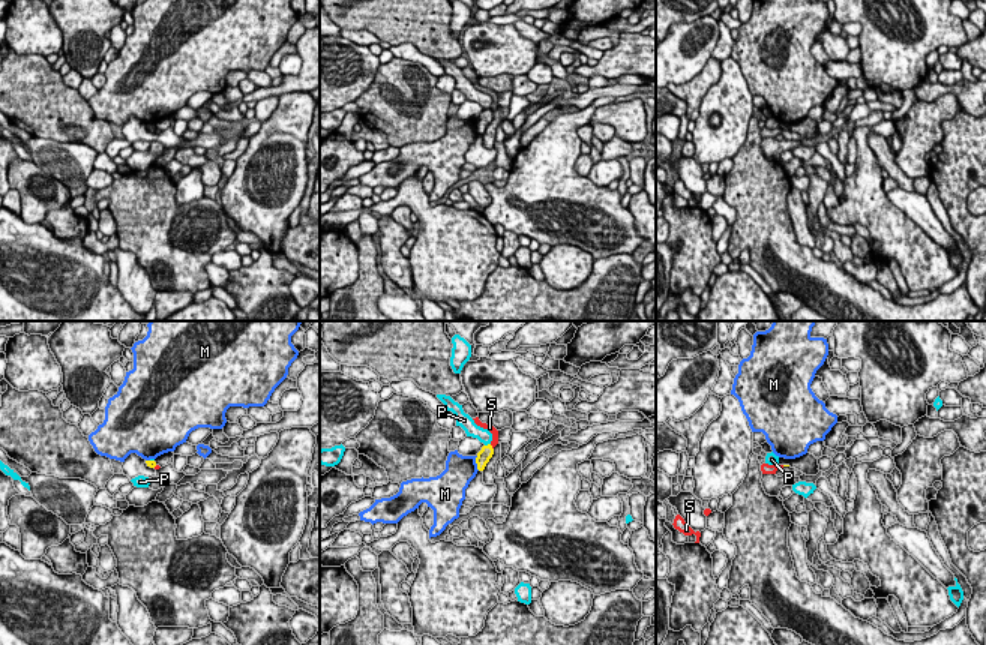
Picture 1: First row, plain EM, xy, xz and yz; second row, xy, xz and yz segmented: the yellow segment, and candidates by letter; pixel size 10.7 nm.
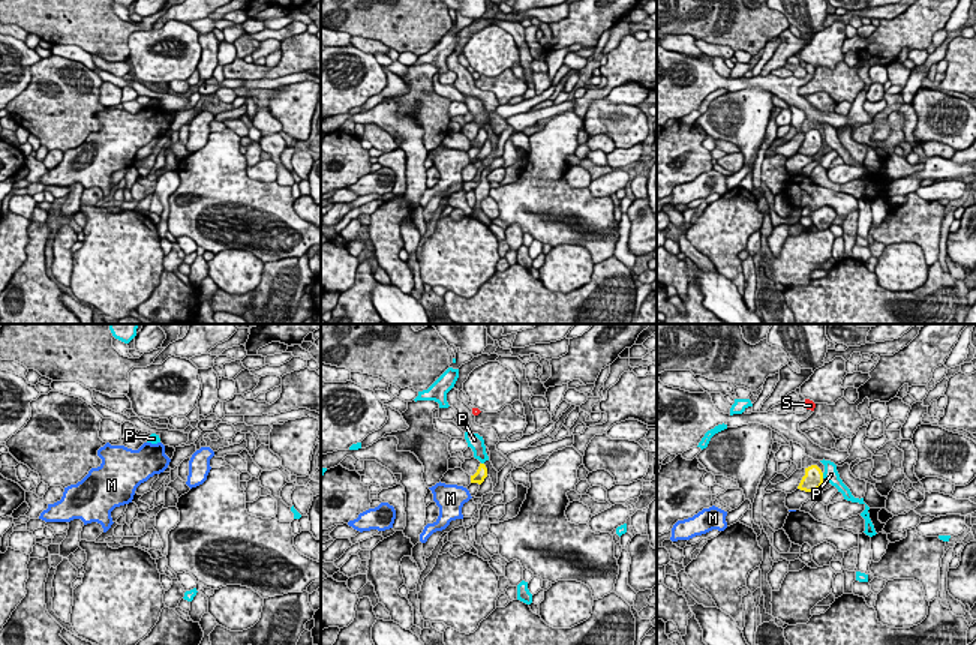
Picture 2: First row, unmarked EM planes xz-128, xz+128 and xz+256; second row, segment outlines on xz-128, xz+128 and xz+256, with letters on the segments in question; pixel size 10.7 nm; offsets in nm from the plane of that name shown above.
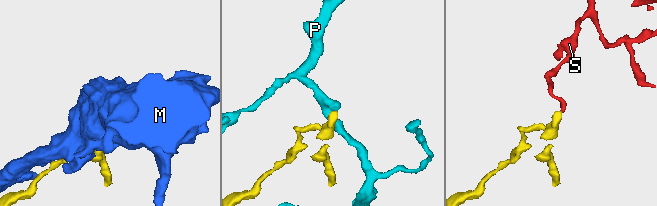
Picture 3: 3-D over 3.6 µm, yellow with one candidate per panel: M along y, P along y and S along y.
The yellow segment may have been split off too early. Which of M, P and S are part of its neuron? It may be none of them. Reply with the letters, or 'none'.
none

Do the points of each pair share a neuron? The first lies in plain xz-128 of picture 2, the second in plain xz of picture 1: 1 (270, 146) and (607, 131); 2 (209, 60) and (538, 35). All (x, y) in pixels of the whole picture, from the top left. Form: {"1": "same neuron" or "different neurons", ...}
{"1": "different neurons", "2": "different neurons"}

